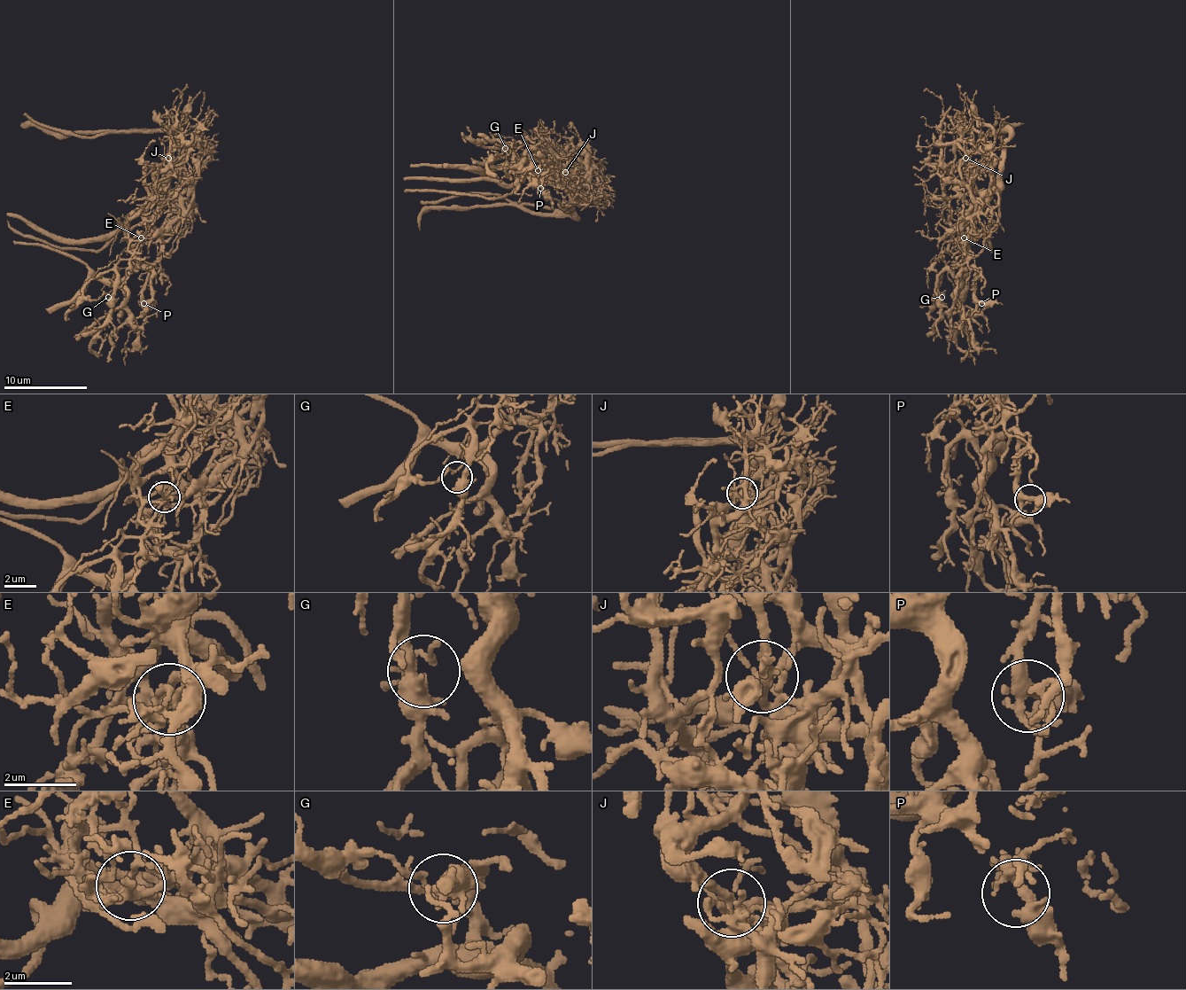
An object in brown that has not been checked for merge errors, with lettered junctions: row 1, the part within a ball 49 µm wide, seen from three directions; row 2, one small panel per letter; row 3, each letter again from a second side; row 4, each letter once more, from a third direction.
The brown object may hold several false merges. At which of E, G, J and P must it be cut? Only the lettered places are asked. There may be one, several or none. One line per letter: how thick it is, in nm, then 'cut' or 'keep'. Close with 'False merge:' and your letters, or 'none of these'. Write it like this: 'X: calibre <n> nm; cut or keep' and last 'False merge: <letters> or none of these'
E: calibre 280 nm; cut
G: calibre 360 nm; keep
J: calibre 240 nm; cut
P: calibre 340 nm; keep
False merge: E, J

